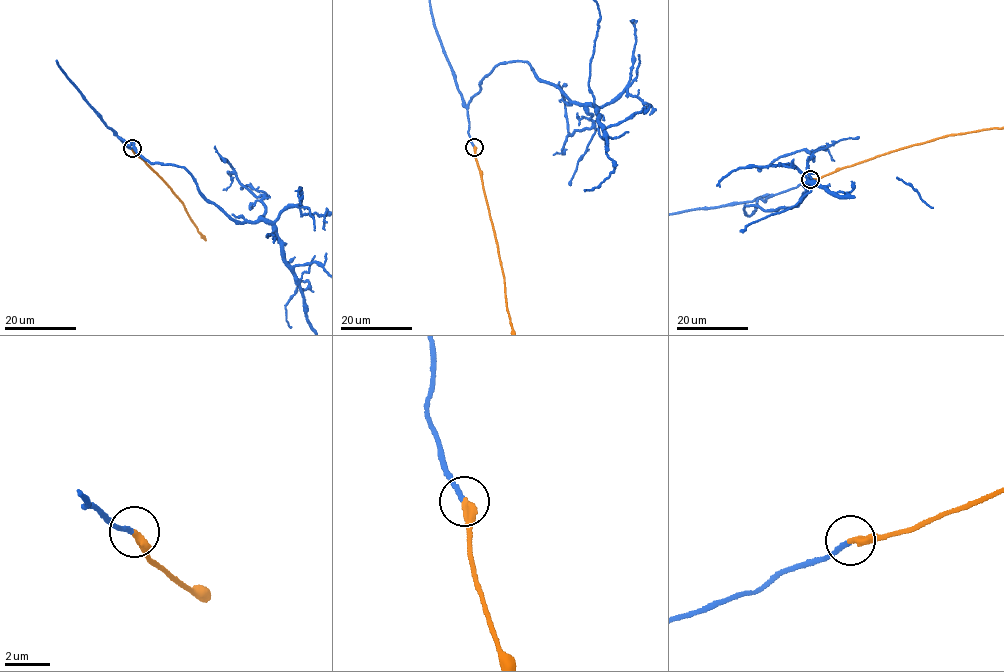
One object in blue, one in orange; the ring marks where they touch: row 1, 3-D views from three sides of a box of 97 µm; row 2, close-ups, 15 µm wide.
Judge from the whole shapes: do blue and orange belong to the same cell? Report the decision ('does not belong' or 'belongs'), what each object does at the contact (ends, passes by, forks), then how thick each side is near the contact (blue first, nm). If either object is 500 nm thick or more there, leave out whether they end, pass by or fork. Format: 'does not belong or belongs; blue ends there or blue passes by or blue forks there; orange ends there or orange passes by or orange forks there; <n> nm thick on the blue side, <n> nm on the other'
belongs; blue ends there; orange ends there; 200 nm thick on the blue side, 380 nm on the other

